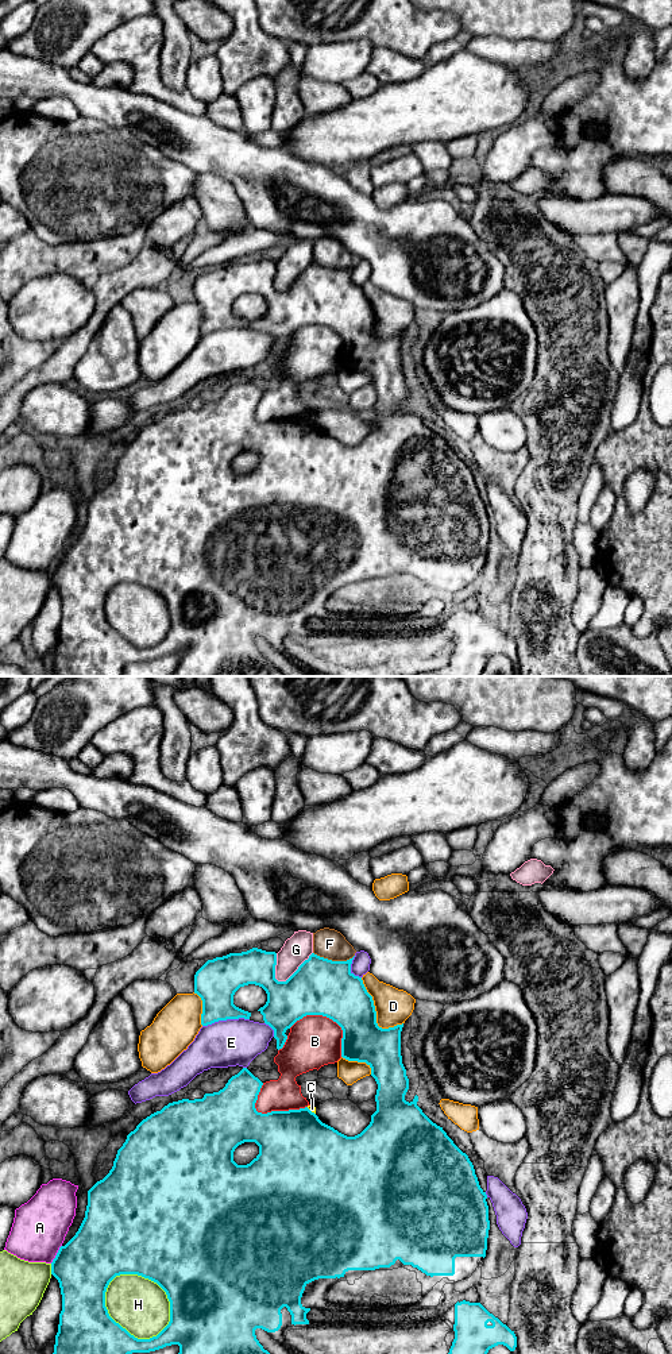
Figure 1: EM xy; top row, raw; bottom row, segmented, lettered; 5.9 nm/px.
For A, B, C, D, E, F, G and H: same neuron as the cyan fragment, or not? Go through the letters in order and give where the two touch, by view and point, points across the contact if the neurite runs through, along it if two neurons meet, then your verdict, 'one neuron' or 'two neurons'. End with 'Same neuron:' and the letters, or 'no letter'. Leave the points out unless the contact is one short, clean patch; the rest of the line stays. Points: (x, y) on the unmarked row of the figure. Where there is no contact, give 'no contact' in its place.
A: meets cyan in xy at (57, 563); two neurons
B: meets cyan in xy at (329, 327); two neurons
C: meets cyan in xy at (309, 419); two neurons
D: meets cyan in xy at (375, 321); two neurons
E: meets cyan in xy at (226, 328); two neurons
F: meets cyan in xy at (333, 270); two neurons
G: meets cyan in xy at (294, 281); two neurons
H: meets cyan in xy at (111, 627); two neurons
Same neuron: no letter

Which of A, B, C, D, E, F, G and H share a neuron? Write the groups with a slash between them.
A / B / C / D / E / F G / H

